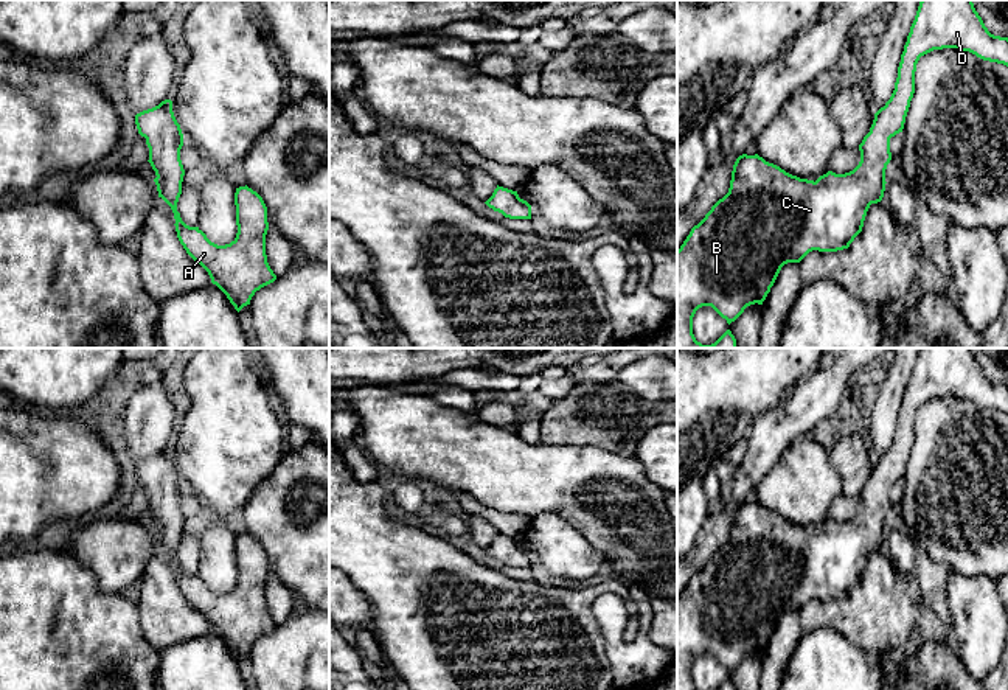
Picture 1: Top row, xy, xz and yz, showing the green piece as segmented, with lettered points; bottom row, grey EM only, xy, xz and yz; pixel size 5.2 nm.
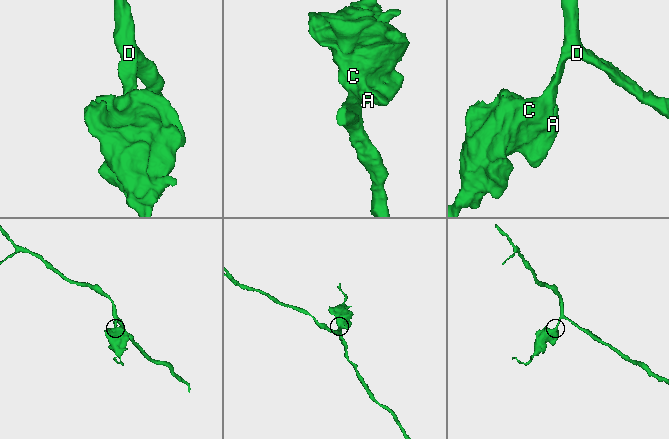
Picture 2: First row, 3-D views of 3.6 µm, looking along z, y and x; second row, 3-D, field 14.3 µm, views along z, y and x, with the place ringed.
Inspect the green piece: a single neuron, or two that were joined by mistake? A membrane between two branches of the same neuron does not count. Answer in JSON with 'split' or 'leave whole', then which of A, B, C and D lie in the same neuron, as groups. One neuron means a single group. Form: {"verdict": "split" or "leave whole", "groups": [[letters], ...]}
{"verdict": "leave whole", "groups": [["A", "B", "C", "D"]]}

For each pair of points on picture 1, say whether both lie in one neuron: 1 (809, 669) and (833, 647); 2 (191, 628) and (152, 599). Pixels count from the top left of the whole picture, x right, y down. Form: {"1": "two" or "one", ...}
{"1": "one", "2": "one"}

